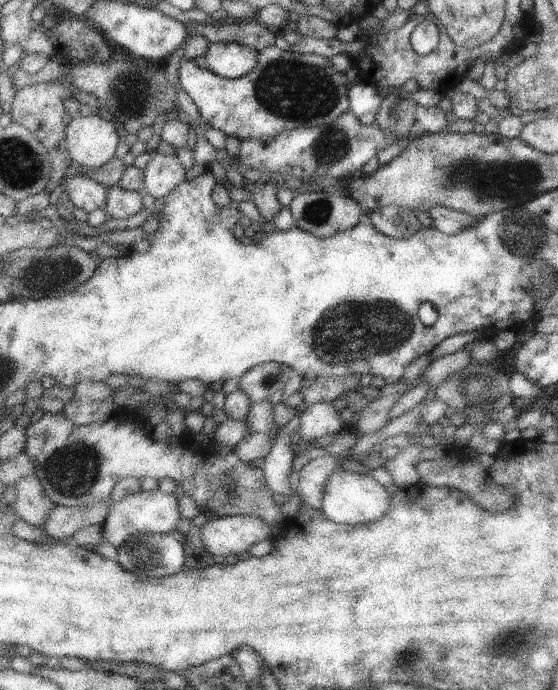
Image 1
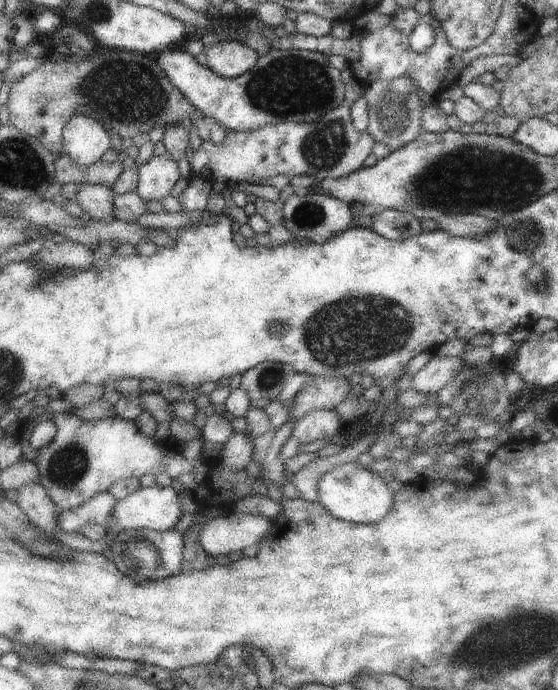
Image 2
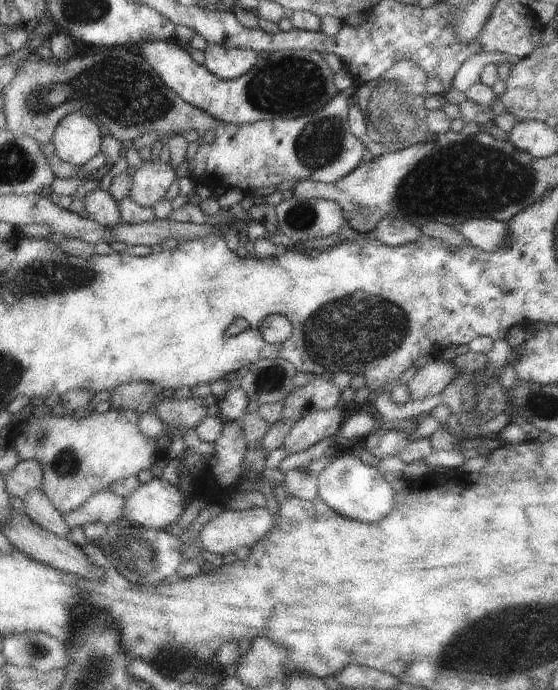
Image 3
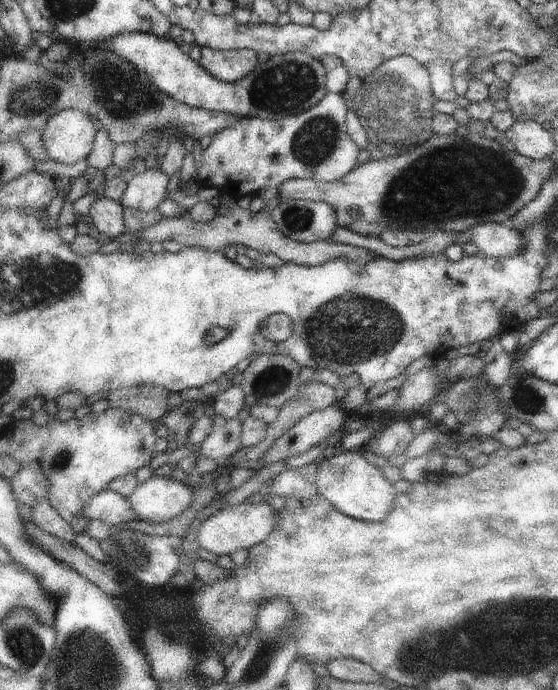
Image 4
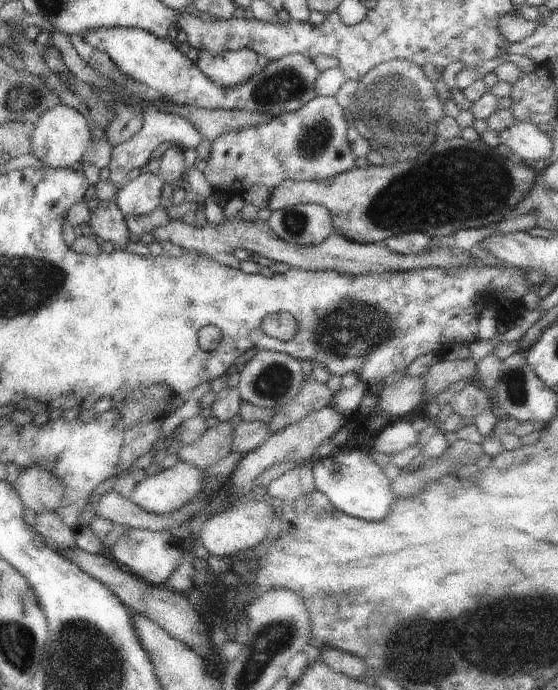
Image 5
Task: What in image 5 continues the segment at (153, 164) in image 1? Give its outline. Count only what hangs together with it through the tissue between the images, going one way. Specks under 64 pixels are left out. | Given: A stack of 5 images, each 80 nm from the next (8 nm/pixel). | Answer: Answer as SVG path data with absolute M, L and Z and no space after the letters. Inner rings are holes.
M147 172L122 186L115 202L124 215L146 215L159 208L162 182L156 178L158 175Z

